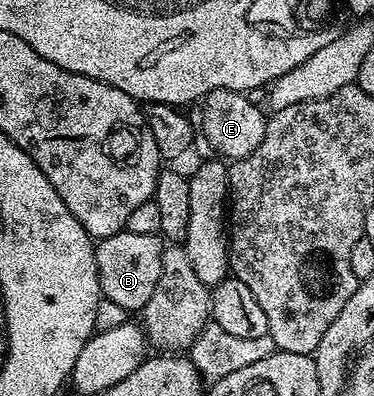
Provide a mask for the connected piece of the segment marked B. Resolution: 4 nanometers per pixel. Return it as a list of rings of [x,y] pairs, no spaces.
[[[125,229],[95,243],[95,260],[99,274],[99,289],[103,299],[121,305],[128,313],[142,312],[157,289],[157,277],[161,277],[161,257],[165,243],[159,235],[129,233]]]

